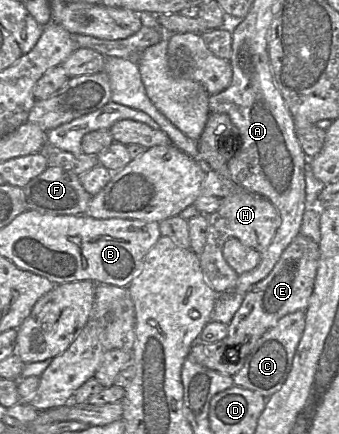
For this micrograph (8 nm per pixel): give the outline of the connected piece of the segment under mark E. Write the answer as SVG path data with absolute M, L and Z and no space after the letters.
M299 233L283 251L270 273L245 293L239 309L228 324L228 333L222 339L226 348L236 350L236 360L243 360L257 340L283 316L298 310L305 311L313 291L318 260L318 243Z

